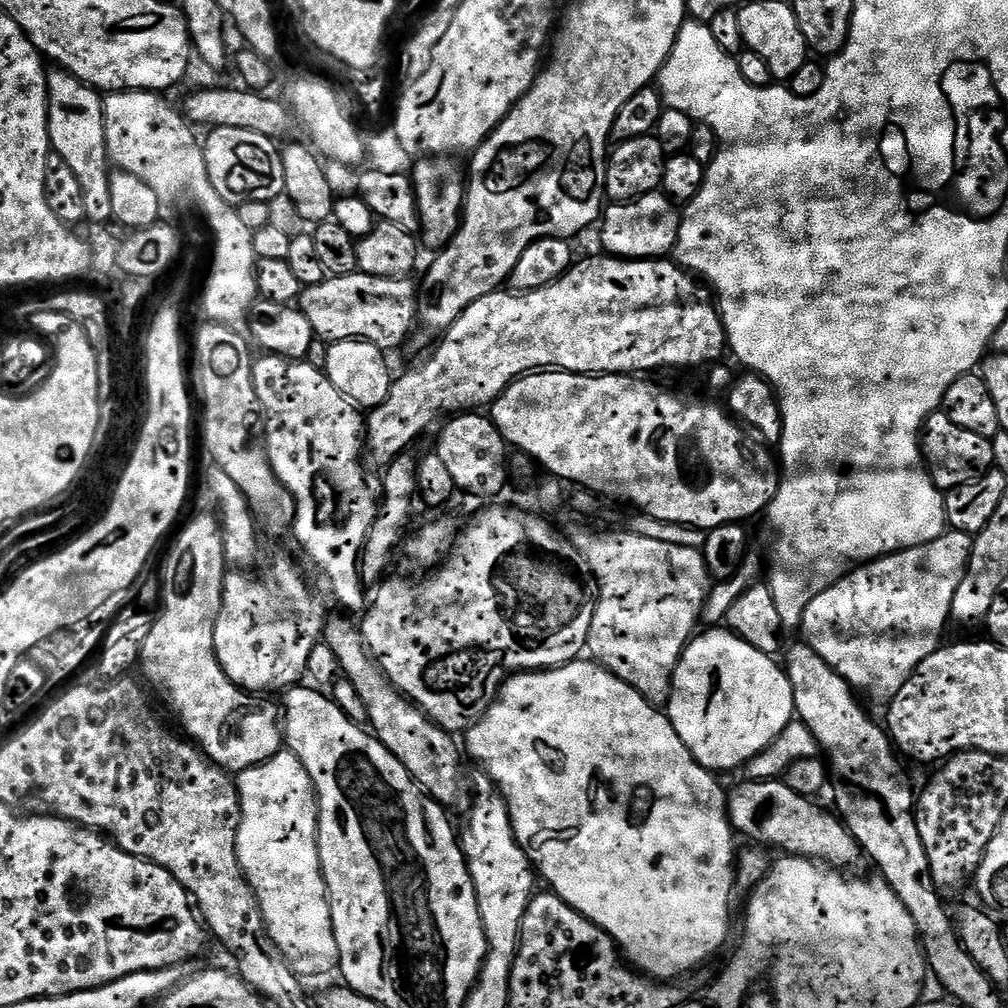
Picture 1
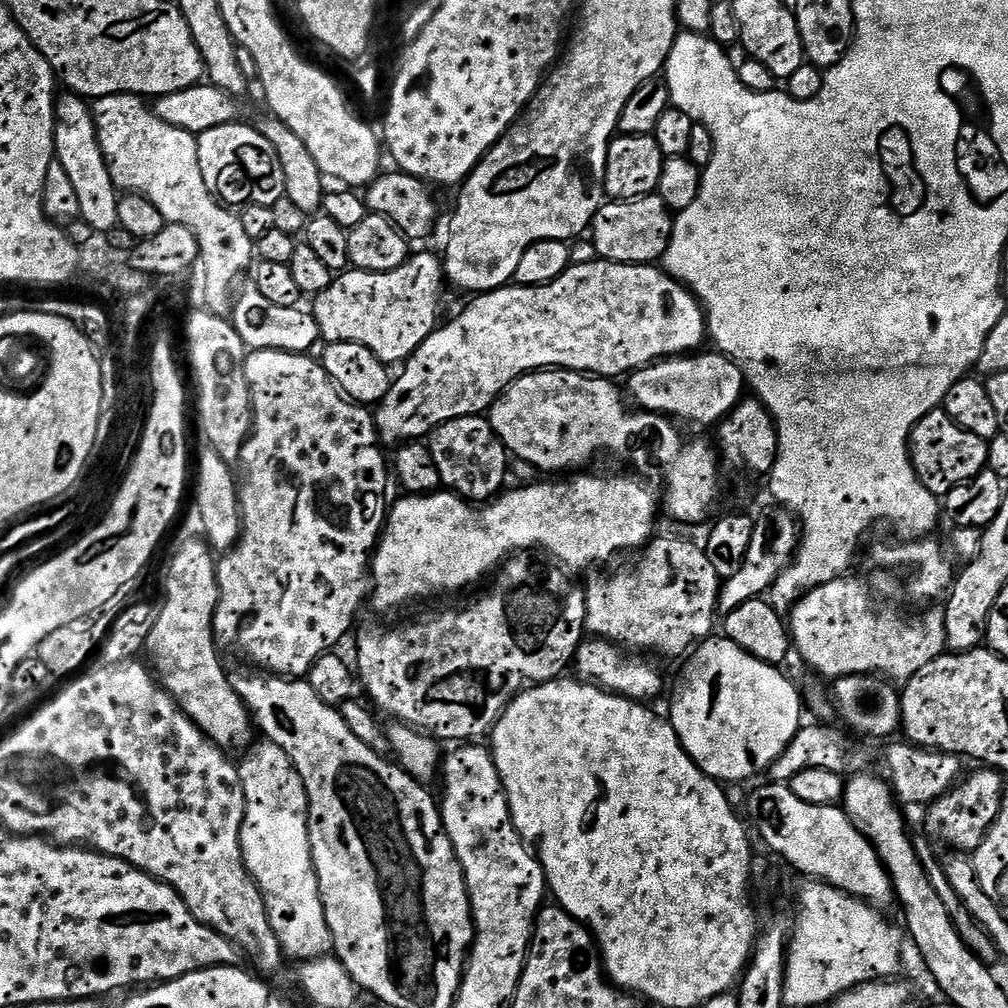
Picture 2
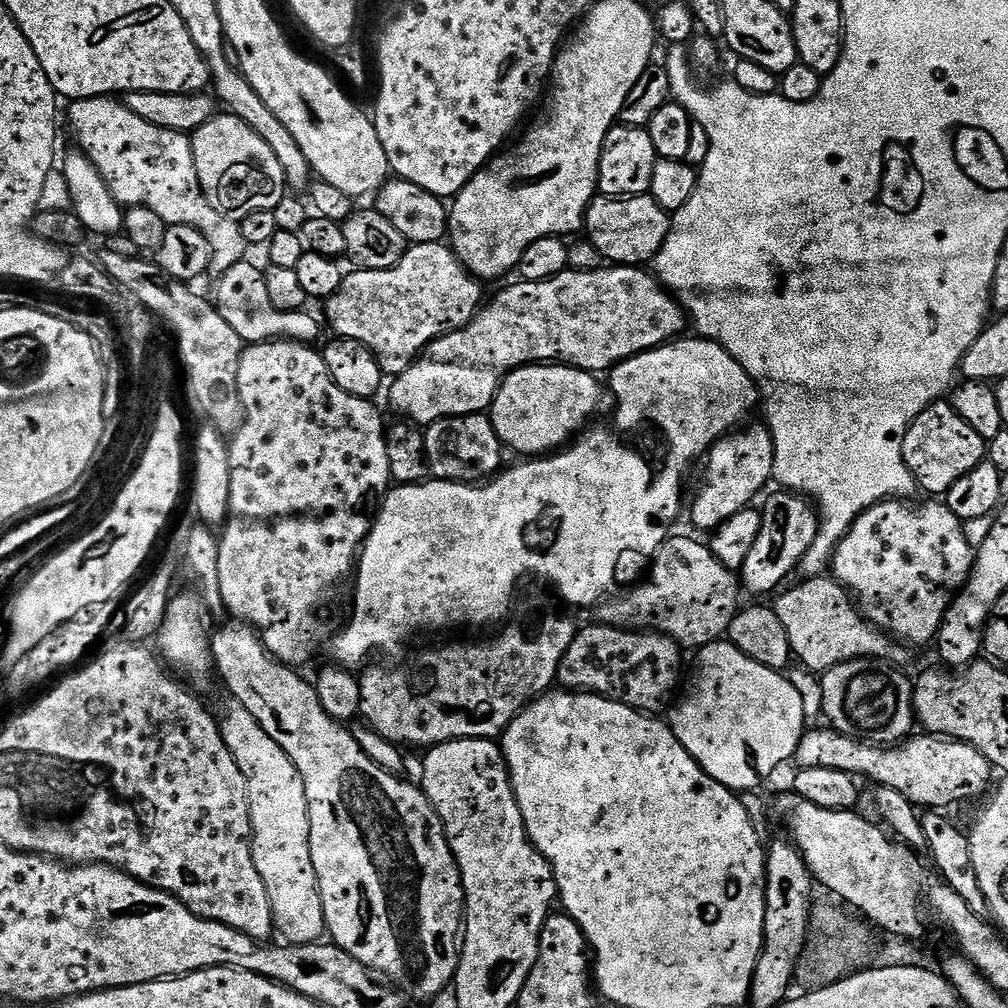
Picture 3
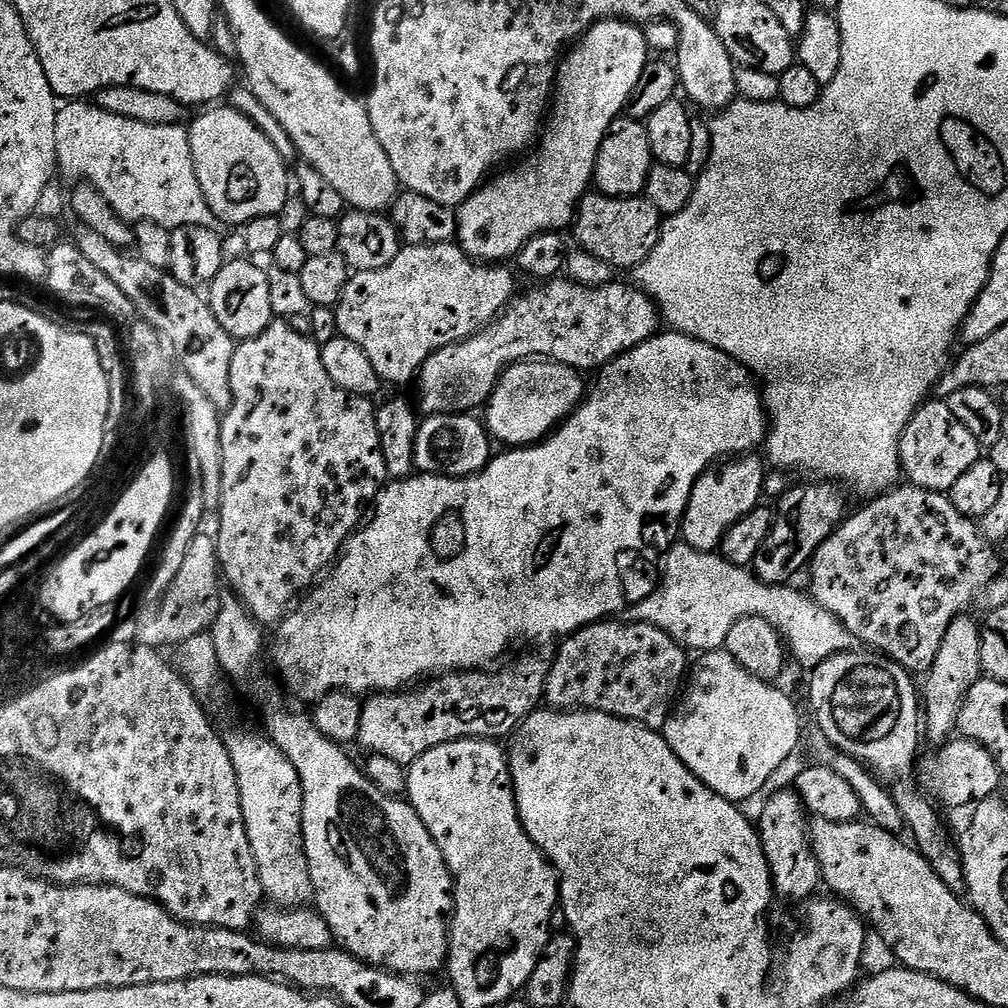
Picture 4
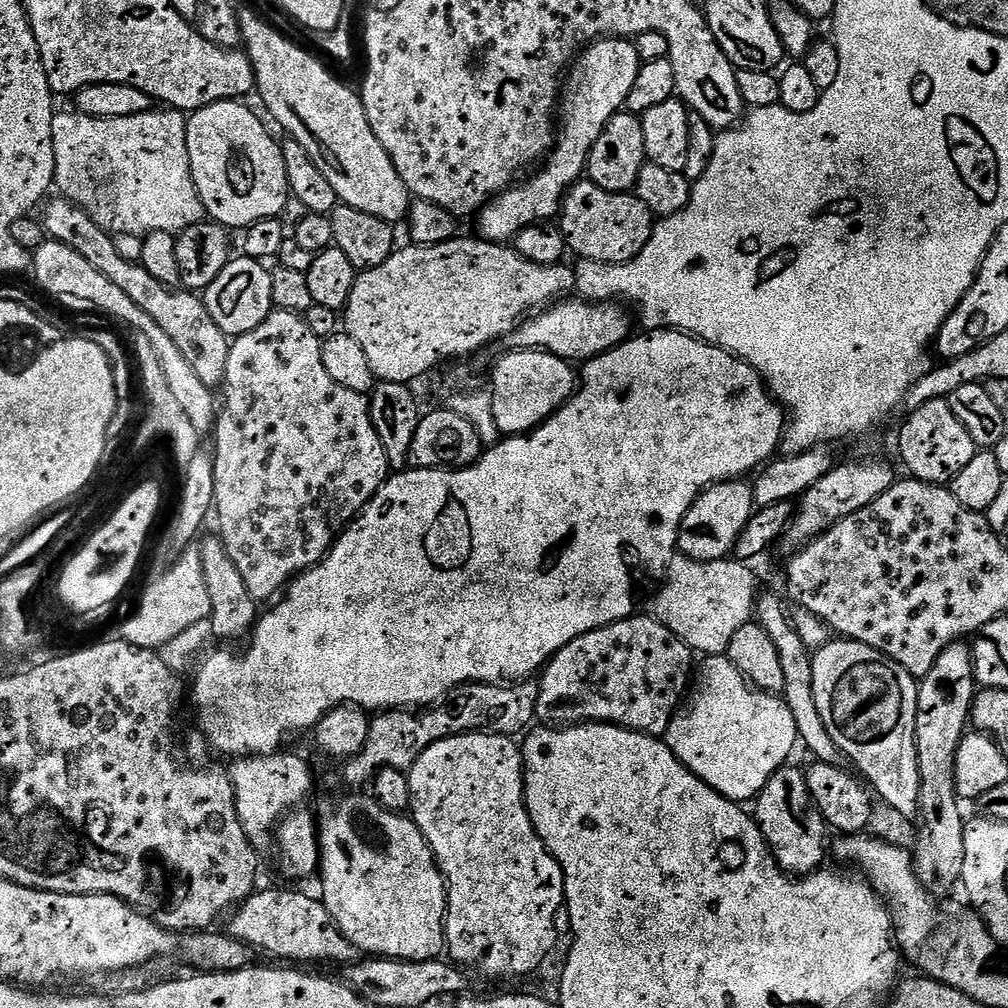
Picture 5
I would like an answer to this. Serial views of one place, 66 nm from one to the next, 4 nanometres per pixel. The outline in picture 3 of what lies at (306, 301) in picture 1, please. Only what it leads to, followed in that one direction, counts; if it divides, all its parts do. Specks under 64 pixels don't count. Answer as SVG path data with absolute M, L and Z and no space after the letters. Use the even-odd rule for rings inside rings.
M447 243L413 244L392 268L370 270L360 268L345 275L342 286L326 301L328 324L337 337L362 342L376 356L381 372L389 377L400 376L423 353L432 341L446 332L467 326L482 307L481 281L460 263Z

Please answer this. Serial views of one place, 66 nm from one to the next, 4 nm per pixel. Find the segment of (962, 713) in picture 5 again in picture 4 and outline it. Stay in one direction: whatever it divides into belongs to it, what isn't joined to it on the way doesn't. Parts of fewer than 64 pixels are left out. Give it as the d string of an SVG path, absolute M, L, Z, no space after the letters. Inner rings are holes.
M965 614L950 622L938 646L938 658L934 658L926 673L928 681L924 688L922 684L922 720L926 725L927 739L929 736L932 740L944 742L957 731L956 719L960 707L964 705L970 689L982 679L982 624L979 619L971 620L972 618Z

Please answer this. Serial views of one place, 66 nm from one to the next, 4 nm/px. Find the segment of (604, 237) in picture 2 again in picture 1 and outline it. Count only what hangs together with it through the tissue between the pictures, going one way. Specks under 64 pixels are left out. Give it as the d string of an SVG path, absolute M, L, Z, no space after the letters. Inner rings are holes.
M657 190L637 200L612 202L603 209L599 221L603 251L622 260L658 260L667 257L678 242L682 212L677 201ZM677 208L677 209L676 209Z

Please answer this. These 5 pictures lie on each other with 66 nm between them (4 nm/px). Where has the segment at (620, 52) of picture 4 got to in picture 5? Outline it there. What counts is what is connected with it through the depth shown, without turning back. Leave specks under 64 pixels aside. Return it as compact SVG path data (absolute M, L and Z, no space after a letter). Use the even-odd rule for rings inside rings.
M601 38L583 49L575 57L574 63L562 84L563 104L558 112L558 131L554 136L552 151L548 153L546 163L543 165L545 168L537 176L529 175L527 177L527 179L529 178L528 184L517 183L508 191L492 197L480 209L478 213L478 219L480 219L479 235L483 239L494 244L512 242L526 226L541 222L552 222L559 217L568 189L585 175L588 166L588 155L590 150L594 150L594 142L598 142L598 134L602 134L606 122L610 122L612 115L621 111L627 105L628 95L634 86L634 78L638 78L641 63L635 43L628 38Z

